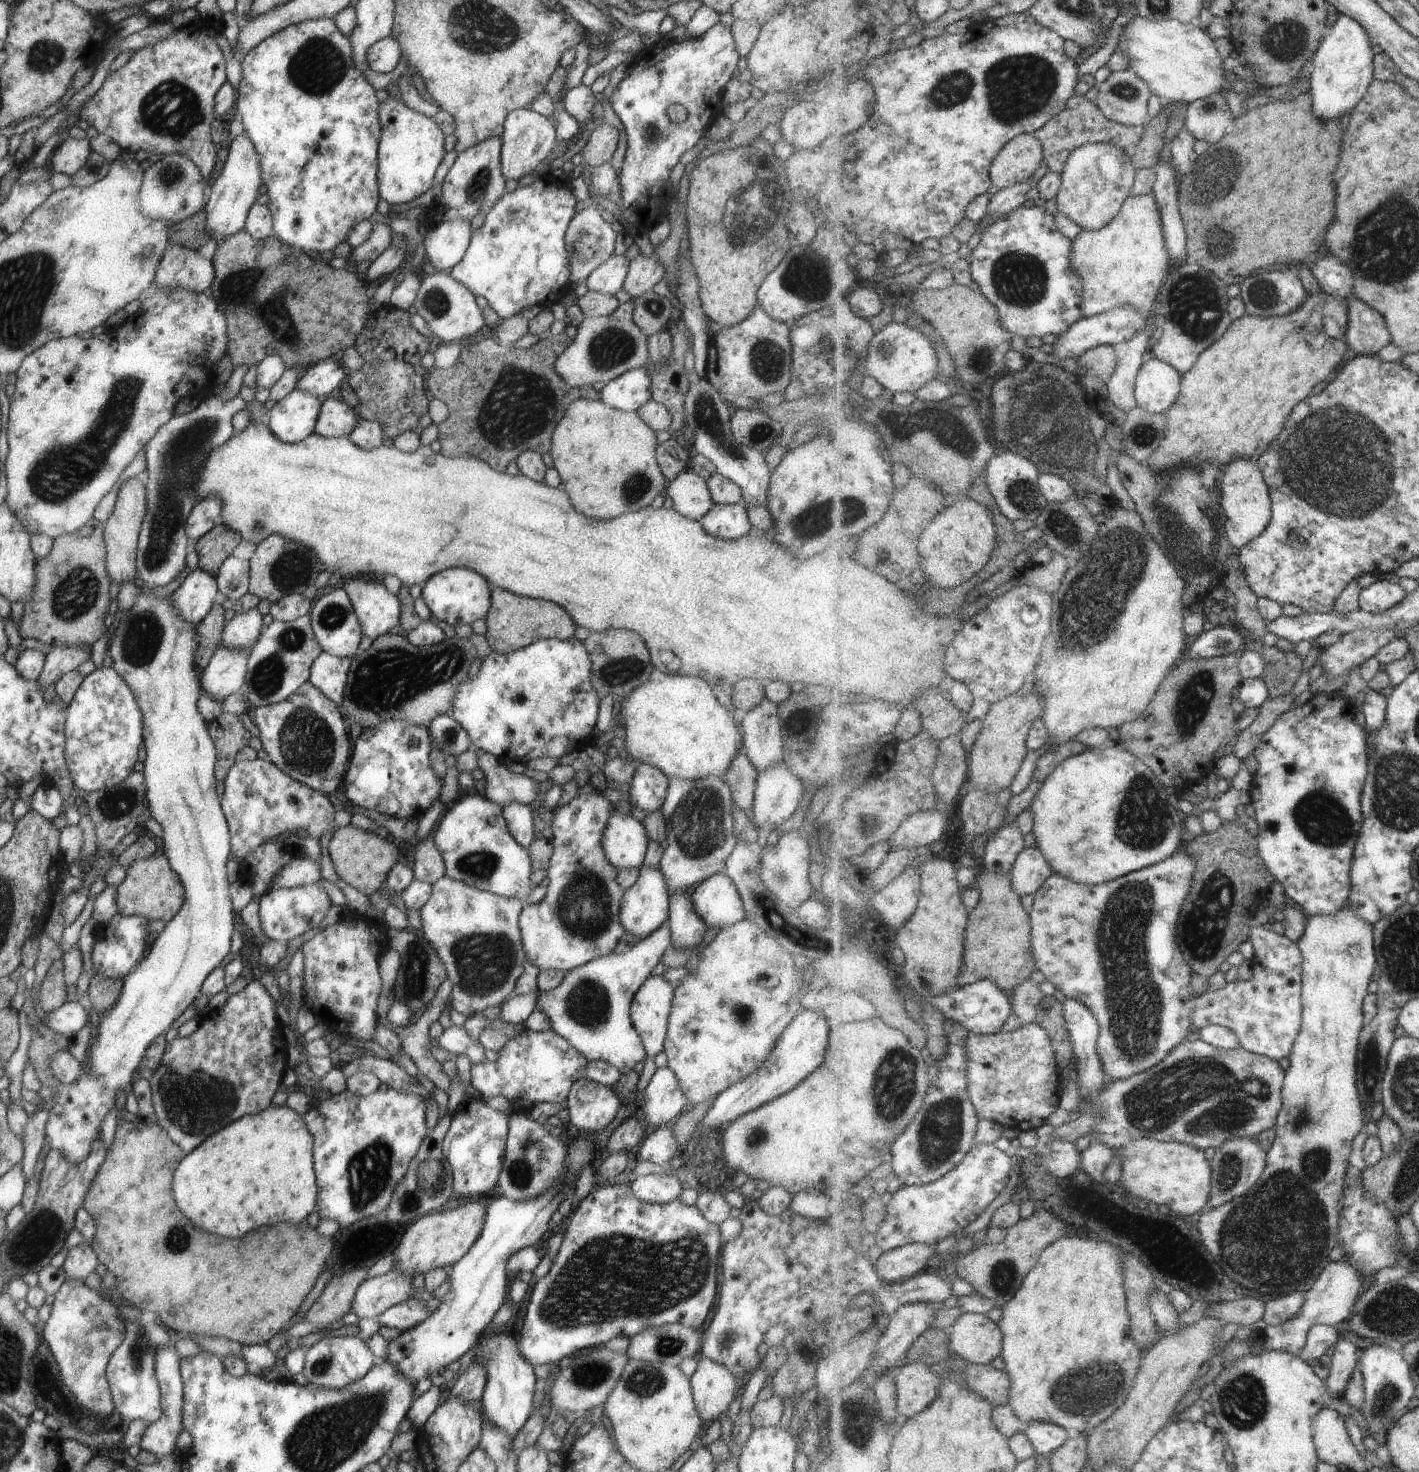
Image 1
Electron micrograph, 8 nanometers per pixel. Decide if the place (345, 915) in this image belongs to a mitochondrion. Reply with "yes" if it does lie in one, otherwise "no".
no

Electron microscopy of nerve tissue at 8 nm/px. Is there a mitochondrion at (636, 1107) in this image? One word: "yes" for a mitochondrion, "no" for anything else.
no

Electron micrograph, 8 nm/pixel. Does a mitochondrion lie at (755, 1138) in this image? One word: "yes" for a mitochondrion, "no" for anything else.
yes

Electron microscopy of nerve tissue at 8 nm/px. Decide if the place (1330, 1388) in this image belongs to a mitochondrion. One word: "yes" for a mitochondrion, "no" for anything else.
no

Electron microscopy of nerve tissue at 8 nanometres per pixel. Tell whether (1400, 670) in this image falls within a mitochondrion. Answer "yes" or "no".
no

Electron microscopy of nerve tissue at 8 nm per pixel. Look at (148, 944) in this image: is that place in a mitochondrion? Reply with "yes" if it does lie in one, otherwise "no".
no

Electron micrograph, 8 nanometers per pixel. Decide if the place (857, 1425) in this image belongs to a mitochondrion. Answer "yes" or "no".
yes

